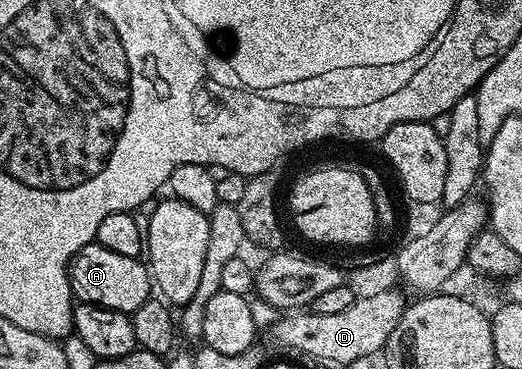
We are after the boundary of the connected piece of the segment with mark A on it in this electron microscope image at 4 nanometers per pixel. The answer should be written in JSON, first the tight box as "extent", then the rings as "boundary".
{"extent":[70,240,152,315],"boundary":[[[96,240],[88,243],[70,261],[70,291],[78,302],[91,302],[116,312],[132,315],[152,297],[152,279],[141,257],[119,256]]]}

